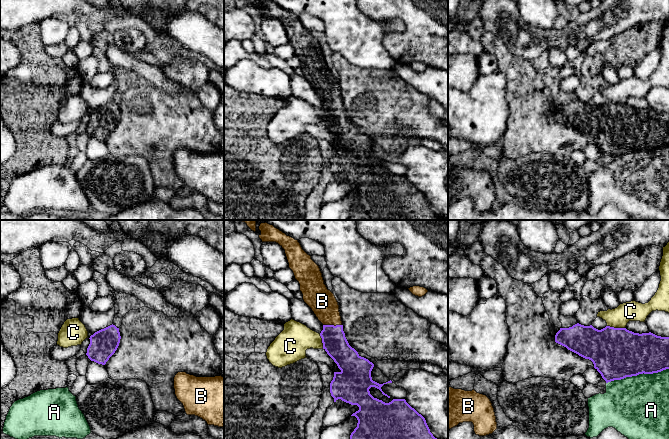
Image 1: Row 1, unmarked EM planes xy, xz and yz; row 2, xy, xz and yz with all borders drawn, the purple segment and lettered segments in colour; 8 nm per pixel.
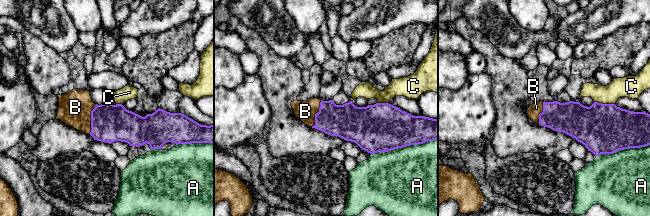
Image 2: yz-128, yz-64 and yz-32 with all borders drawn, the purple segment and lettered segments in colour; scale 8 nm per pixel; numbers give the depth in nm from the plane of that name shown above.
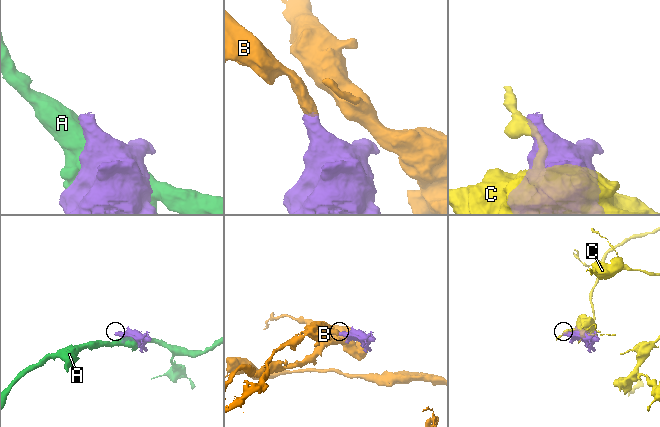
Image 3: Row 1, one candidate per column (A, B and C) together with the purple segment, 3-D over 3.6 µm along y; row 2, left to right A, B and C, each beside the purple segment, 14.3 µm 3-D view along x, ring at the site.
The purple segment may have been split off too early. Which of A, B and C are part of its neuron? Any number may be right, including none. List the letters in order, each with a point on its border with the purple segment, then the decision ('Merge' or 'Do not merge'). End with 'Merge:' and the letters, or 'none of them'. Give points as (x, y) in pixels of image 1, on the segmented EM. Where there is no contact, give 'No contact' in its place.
A: Touches purple at yz (637, 374). Do not merge
B: Touches purple at xz (332, 325). Merge
C: Touches purple at yz (616, 328). Do not merge
Merge: B

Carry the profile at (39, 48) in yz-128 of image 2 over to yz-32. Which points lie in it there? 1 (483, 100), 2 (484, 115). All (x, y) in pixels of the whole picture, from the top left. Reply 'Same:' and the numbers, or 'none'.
Same: none

